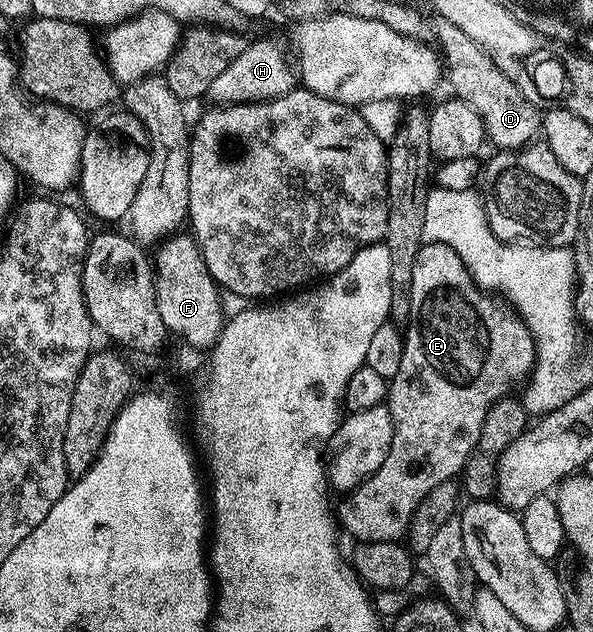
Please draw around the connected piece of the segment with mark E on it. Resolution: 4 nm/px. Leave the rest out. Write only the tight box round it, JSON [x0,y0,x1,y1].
[339,243,537,542]

